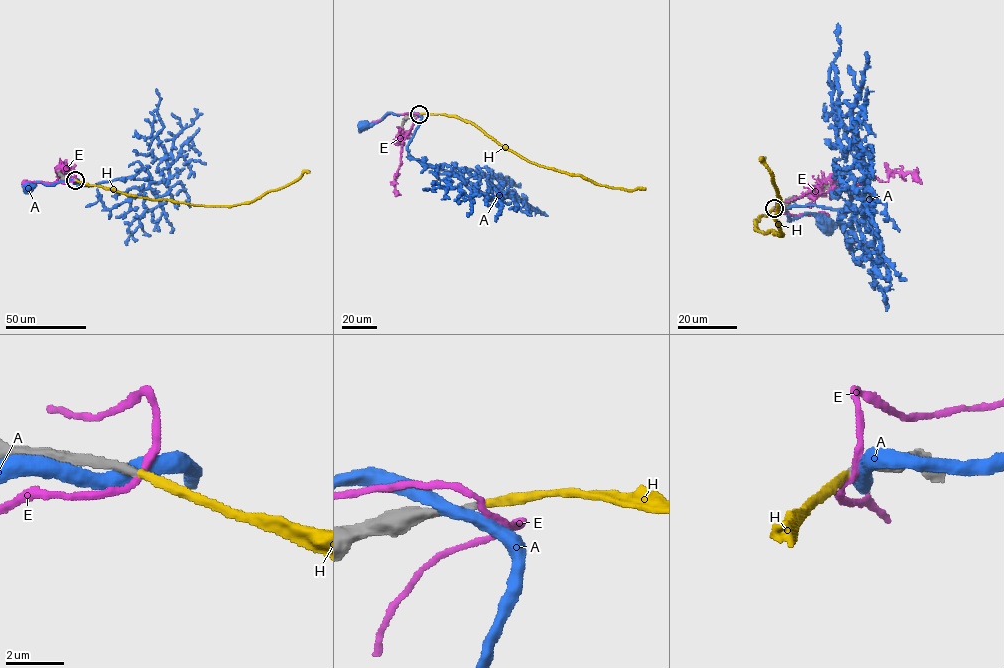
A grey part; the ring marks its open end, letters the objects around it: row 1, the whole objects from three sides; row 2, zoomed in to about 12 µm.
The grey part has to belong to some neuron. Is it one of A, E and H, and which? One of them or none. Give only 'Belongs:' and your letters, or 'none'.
Belongs: H

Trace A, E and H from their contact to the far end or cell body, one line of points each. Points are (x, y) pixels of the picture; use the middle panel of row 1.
A: (418, 114), (386, 113), (371, 124), (363, 124)
E: (419, 114), (390, 113), (362, 124)
H: (419, 114), (444, 114), (470, 121), (498, 144), (532, 162), (578, 175), (597, 184), (628, 190), (645, 188)

